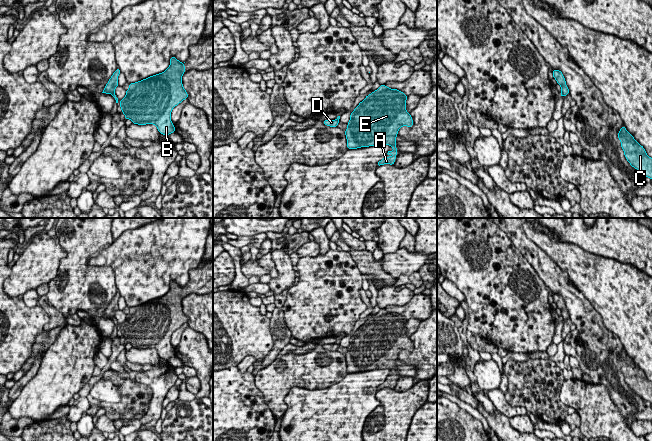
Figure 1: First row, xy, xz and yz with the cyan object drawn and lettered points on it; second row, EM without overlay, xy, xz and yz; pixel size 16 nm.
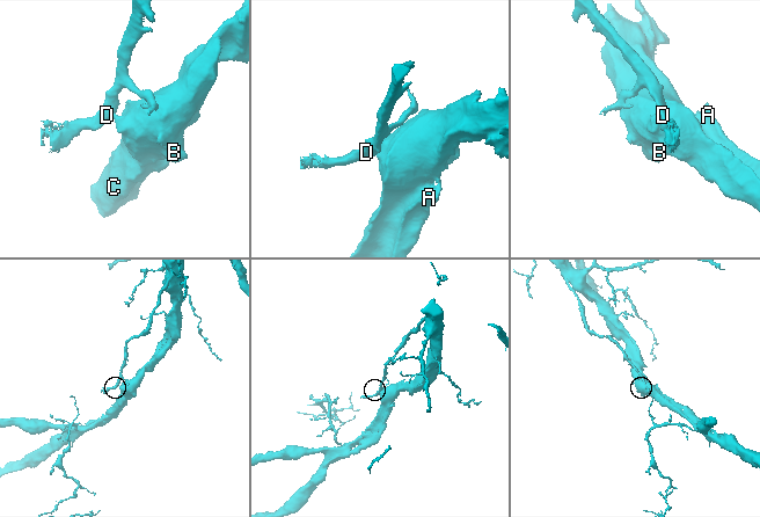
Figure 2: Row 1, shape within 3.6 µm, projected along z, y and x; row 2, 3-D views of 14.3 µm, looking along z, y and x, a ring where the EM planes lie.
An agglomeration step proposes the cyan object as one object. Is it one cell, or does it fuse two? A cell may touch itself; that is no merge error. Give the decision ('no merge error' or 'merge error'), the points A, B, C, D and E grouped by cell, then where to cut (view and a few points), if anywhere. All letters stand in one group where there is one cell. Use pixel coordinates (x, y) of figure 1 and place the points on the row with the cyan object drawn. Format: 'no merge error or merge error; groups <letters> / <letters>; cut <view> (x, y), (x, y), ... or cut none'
merge error; groups A B C E / D; cut yz (561, 92), (563, 96)

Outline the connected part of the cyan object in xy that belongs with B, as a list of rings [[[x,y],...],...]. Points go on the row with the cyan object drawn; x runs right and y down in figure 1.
[[[172,56],[170,65],[164,72],[130,83],[125,97],[119,102],[125,120],[130,119],[132,123],[138,125],[154,124],[160,134],[167,136],[175,132],[174,124],[171,121],[172,109],[188,98],[188,93],[182,84],[182,75],[184,73],[184,63]]]

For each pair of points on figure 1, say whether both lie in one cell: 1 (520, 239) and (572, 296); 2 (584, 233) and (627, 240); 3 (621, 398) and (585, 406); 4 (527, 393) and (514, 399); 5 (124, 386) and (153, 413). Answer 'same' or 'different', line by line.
1: same
2: same
3: different
4: same
5: different

